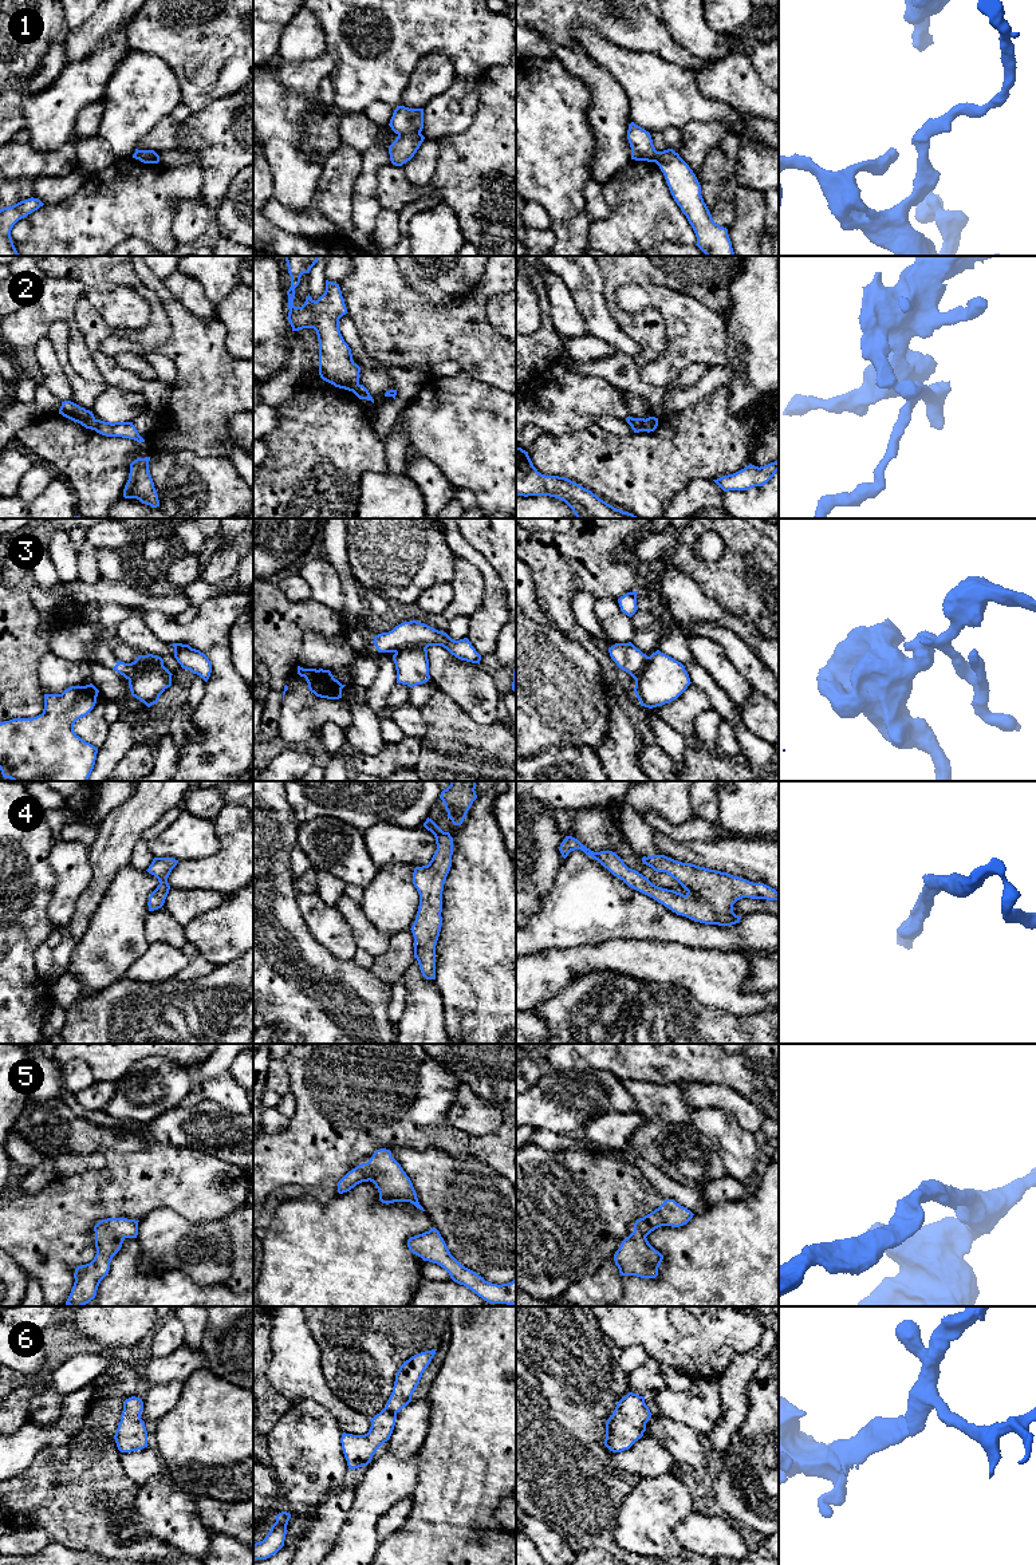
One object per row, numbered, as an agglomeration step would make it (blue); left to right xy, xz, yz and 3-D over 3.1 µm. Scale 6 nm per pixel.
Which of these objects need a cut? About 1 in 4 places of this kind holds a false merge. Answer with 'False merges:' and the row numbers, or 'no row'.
False merges: 1, 2, 3

